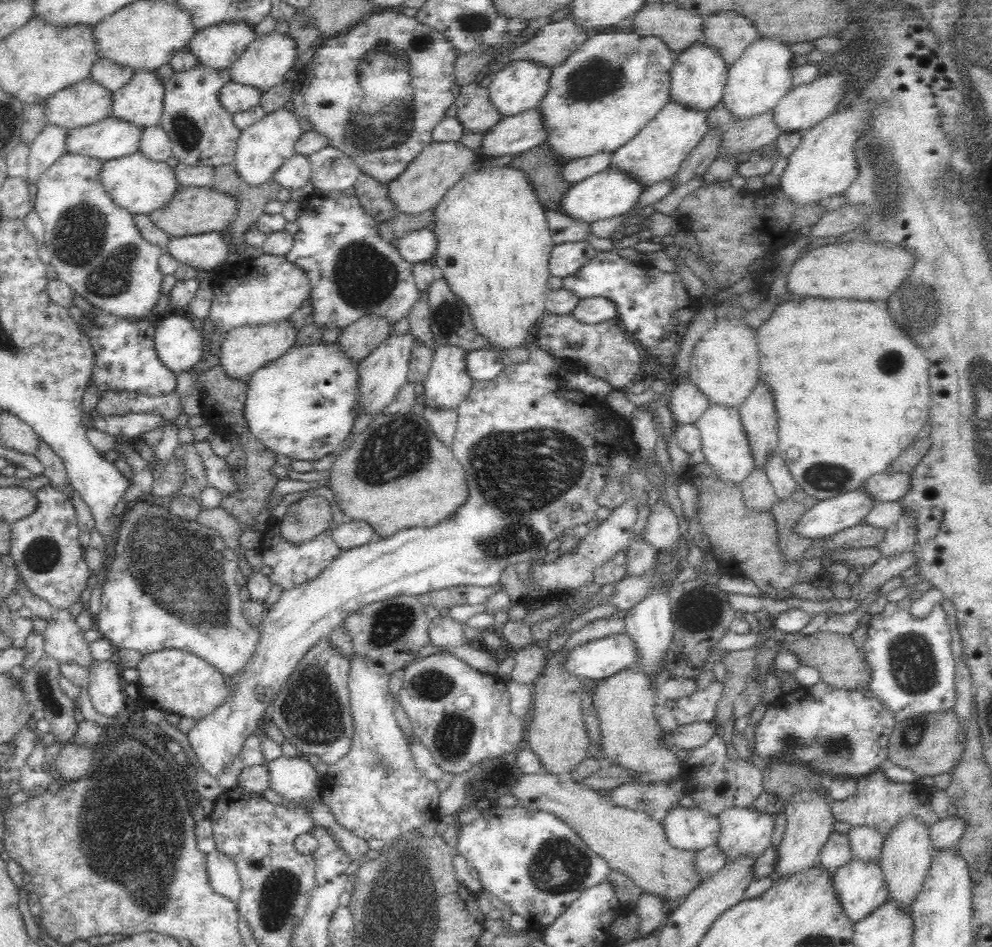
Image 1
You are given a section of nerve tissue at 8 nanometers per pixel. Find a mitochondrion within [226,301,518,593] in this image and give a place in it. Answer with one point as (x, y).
(402, 443)

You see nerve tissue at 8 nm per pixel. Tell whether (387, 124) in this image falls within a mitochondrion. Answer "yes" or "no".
yes

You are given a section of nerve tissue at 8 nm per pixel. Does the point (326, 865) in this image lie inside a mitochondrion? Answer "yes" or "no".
no

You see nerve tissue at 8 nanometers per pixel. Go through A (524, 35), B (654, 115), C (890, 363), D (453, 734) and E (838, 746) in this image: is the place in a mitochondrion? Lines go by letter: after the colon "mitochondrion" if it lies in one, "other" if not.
A: other
B: other
C: mitochondrion
D: mitochondrion
E: mitochondrion

